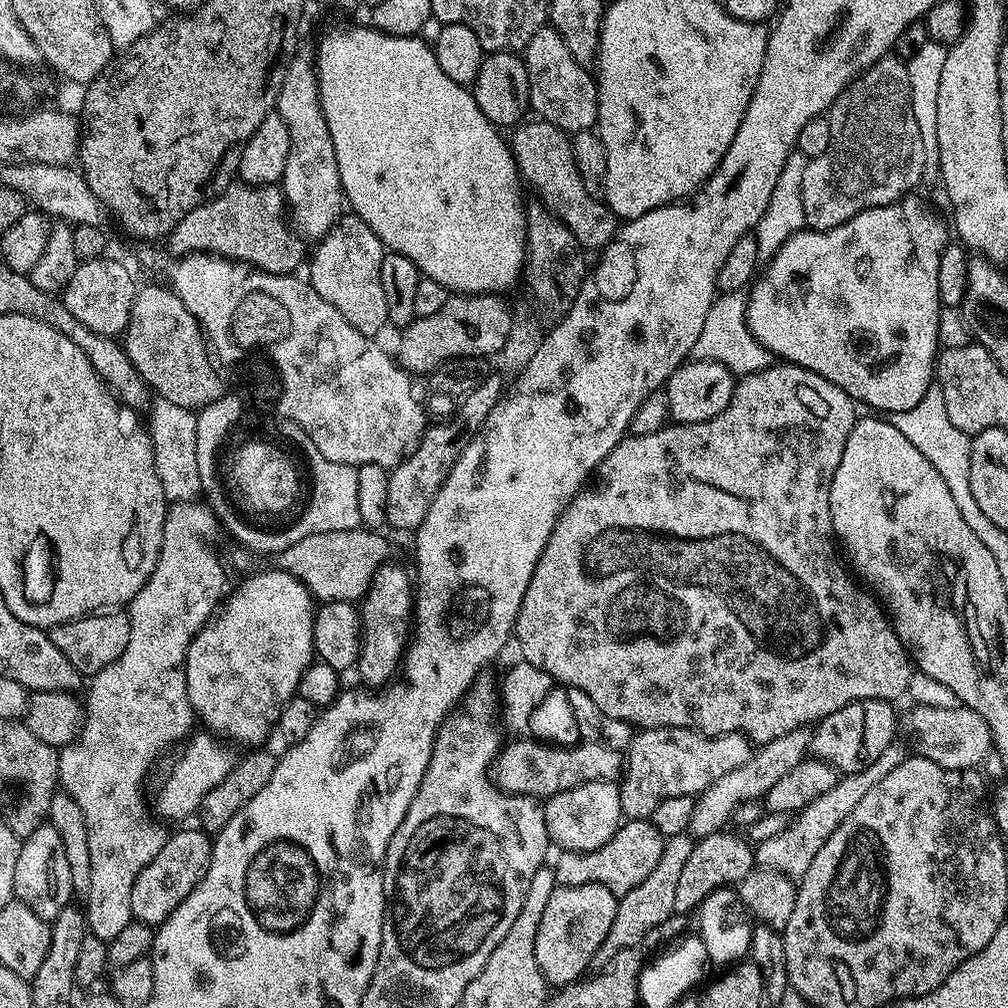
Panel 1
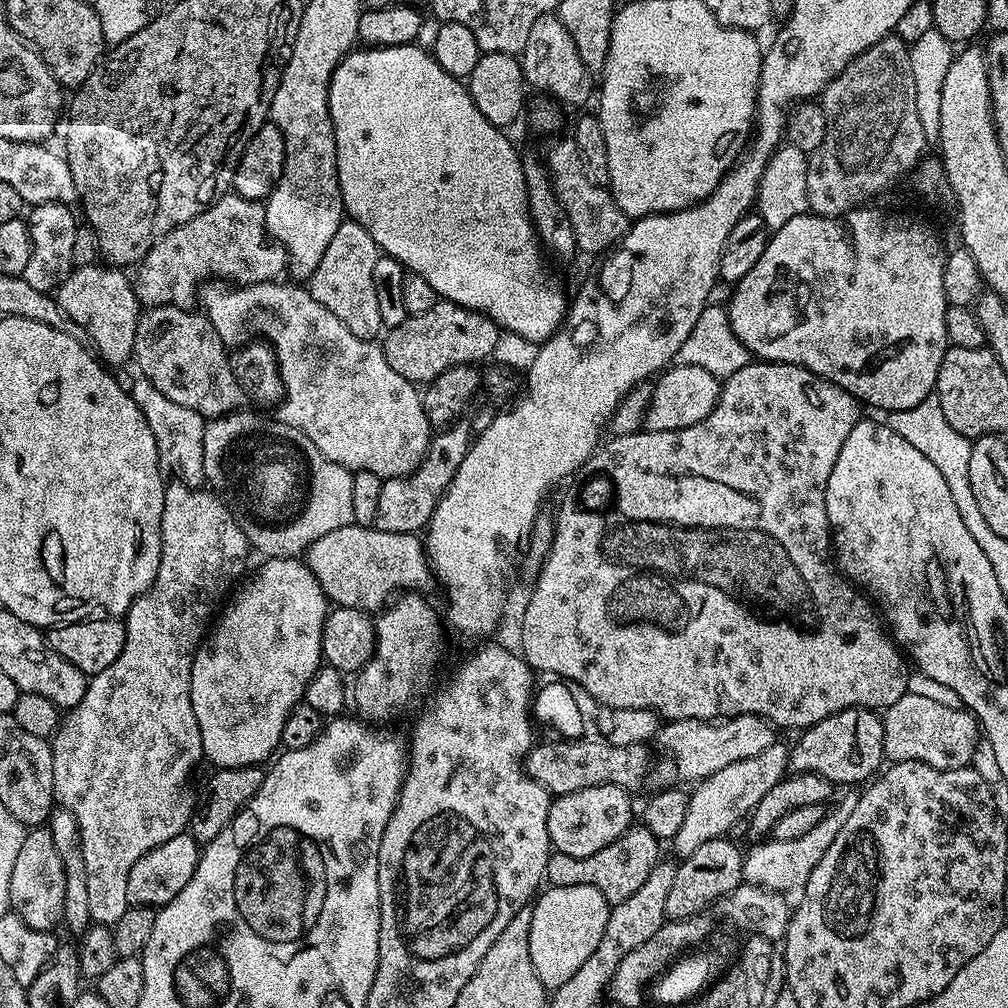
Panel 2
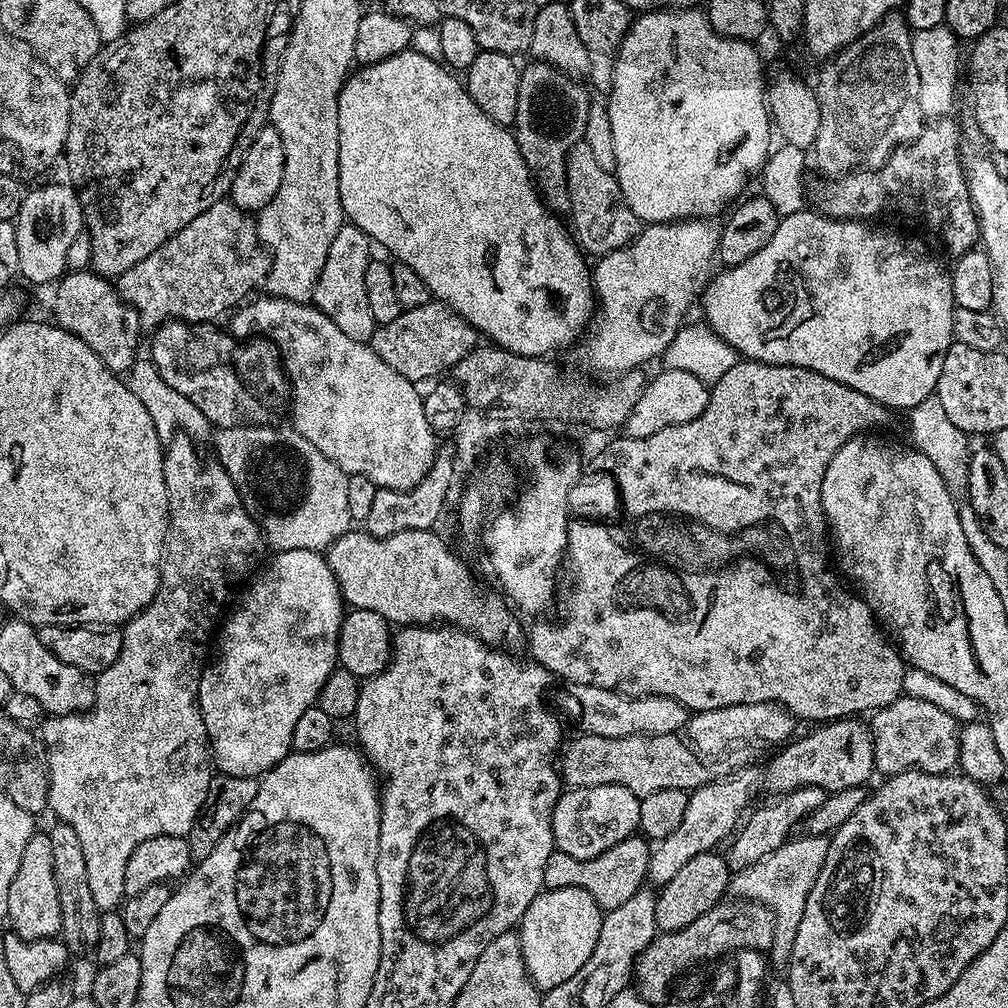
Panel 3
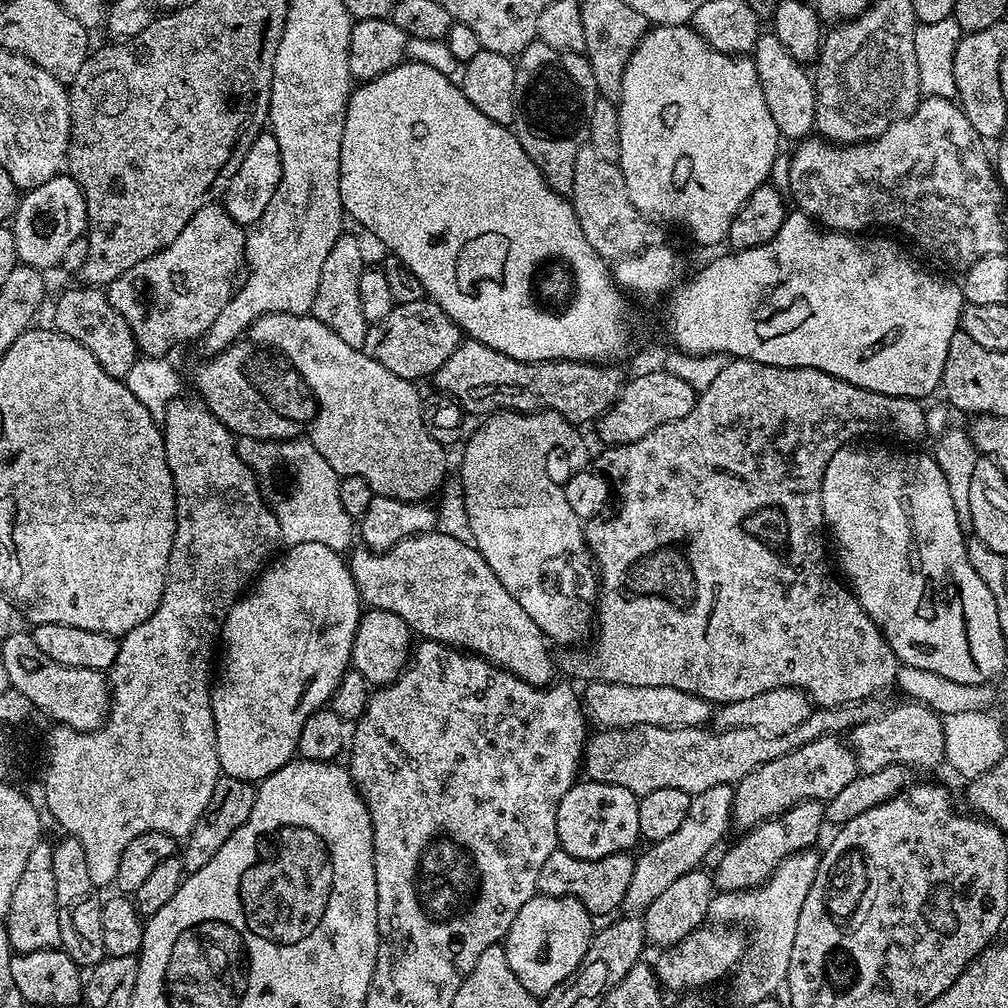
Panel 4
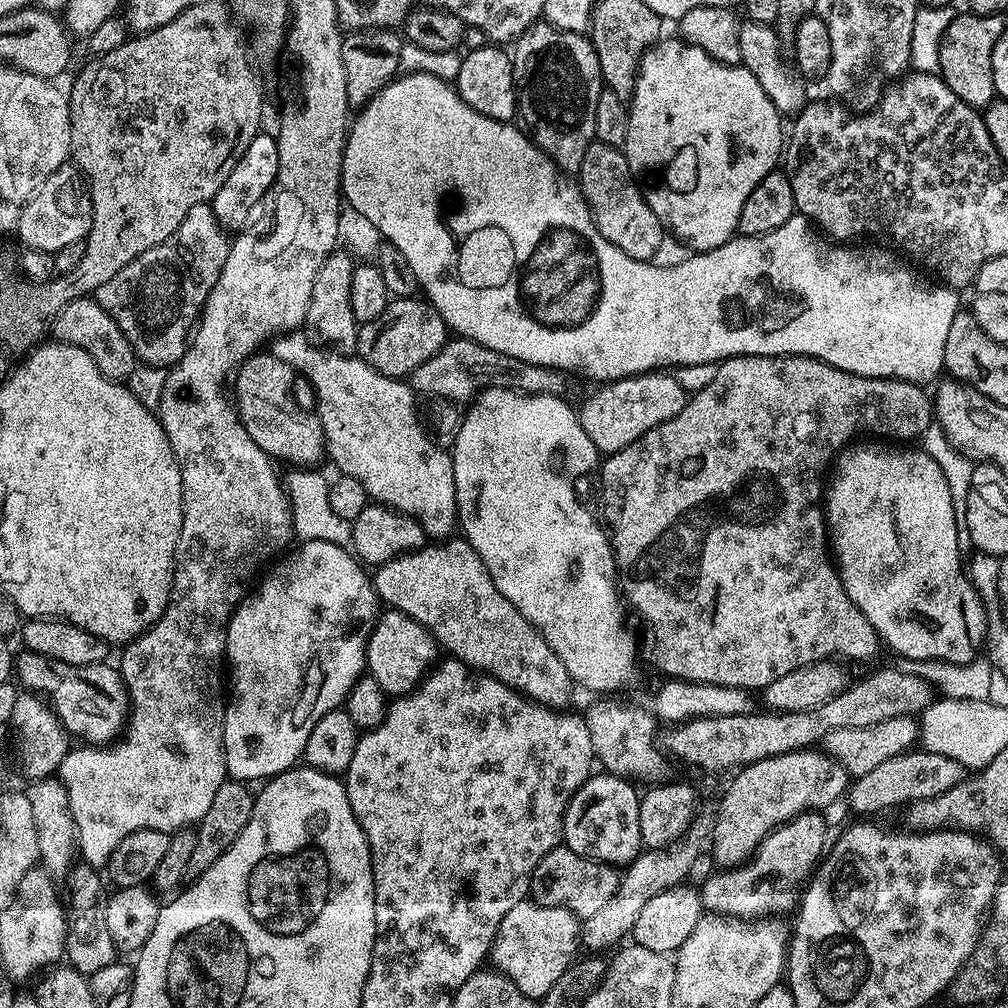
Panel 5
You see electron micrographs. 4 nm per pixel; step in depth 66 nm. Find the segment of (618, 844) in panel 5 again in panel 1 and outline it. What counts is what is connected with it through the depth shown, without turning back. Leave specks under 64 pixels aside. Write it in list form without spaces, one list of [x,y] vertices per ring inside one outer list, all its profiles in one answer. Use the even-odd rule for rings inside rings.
[[[611,780],[586,782],[582,786],[562,790],[547,797],[543,805],[548,839],[555,847],[557,844],[557,849],[566,852],[589,852],[598,850],[598,846],[606,846],[606,842],[610,842],[620,829],[624,816],[619,783]]]

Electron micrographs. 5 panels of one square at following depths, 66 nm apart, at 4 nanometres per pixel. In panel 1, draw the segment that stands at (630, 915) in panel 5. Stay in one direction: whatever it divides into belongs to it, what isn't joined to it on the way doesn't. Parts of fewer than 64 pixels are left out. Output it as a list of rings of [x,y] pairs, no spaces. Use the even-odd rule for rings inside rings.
[[[808,728],[790,730],[790,734],[782,734],[782,738],[774,738],[774,742],[759,745],[758,750],[753,751],[752,756],[742,762],[738,770],[730,770],[730,774],[724,774],[696,797],[694,806],[694,818],[690,818],[688,832],[693,837],[709,836],[715,832],[725,831],[729,823],[732,811],[740,803],[759,801],[775,786],[789,770],[794,770],[798,762],[802,762],[809,755],[812,746],[812,732]]]

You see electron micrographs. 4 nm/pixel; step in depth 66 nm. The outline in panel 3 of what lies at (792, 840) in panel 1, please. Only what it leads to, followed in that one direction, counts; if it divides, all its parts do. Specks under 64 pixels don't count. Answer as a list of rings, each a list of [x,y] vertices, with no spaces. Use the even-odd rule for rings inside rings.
[[[800,834],[749,868],[739,869],[731,877],[730,892],[733,897],[758,898],[776,919],[776,933],[772,939],[770,955],[773,962],[780,966],[788,963],[794,946],[794,934],[798,934],[798,922],[802,922],[802,910],[806,910],[806,898],[810,898],[810,890],[814,890],[814,882],[826,862],[829,850],[830,839],[827,835]]]

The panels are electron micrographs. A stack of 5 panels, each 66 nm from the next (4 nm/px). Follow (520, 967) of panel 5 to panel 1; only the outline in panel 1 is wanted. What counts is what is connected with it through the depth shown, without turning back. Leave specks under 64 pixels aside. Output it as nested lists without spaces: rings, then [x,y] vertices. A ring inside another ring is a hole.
[[[601,884],[557,886],[554,894],[550,894],[550,902],[542,913],[542,922],[538,922],[538,938],[534,942],[538,966],[549,985],[574,984],[589,971],[588,967],[593,967],[596,951],[602,942],[606,942],[606,934],[610,934],[610,925],[614,923],[617,899]]]

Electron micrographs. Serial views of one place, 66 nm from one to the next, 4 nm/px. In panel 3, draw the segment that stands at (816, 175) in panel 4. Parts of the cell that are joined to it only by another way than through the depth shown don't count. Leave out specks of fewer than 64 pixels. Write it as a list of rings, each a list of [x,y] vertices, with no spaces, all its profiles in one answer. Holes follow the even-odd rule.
[[[952,118],[933,119],[925,123],[918,138],[897,148],[879,168],[848,172],[845,176],[821,179],[821,184],[816,184],[813,188],[811,185],[811,207],[820,215],[830,216],[833,220],[868,222],[871,221],[871,216],[884,216],[889,212],[890,215],[901,216],[904,220],[917,220],[926,231],[933,232],[952,251],[953,257],[958,257],[963,252],[971,252],[980,239],[980,223],[972,205],[964,167],[960,164],[961,143],[962,128],[959,123],[956,125]]]

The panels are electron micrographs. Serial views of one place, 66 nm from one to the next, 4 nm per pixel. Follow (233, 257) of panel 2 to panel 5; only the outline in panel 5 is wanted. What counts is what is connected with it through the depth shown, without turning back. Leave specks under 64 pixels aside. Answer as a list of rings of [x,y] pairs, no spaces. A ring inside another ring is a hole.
[[[211,203],[199,204],[191,208],[186,218],[182,218],[182,226],[178,226],[178,230],[174,230],[166,242],[146,250],[134,258],[130,266],[122,266],[122,270],[118,270],[110,282],[98,286],[94,293],[95,300],[102,310],[106,310],[106,314],[110,314],[110,318],[114,318],[114,322],[118,322],[118,330],[126,334],[126,342],[130,342],[140,364],[171,369],[184,357],[184,351],[188,349],[190,337],[204,310],[204,303],[222,274],[222,266],[226,266],[229,247],[229,233],[218,222]]]

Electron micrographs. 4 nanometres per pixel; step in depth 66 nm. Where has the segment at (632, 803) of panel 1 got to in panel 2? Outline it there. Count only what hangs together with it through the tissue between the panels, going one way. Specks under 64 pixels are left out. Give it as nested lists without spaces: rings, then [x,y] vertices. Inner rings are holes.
[[[733,716],[721,718],[715,722],[711,720],[669,720],[665,723],[654,737],[654,744],[664,748],[666,755],[672,759],[672,768],[684,780],[699,782],[710,778],[710,774],[718,774],[730,762],[742,762],[742,758],[754,758],[754,754],[762,754],[766,746],[777,743],[778,732],[773,725],[760,716]]]

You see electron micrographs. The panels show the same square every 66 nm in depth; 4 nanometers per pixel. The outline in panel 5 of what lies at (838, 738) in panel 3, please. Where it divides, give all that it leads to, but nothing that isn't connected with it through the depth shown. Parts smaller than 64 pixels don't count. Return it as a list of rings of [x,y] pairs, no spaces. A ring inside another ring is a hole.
[[[815,747],[762,758],[762,762],[747,764],[733,776],[736,777],[732,785],[720,800],[720,809],[714,812],[716,825],[710,851],[721,869],[743,863],[761,840],[799,812],[828,810],[839,796],[841,799],[847,793],[850,785],[848,771],[833,756]]]

